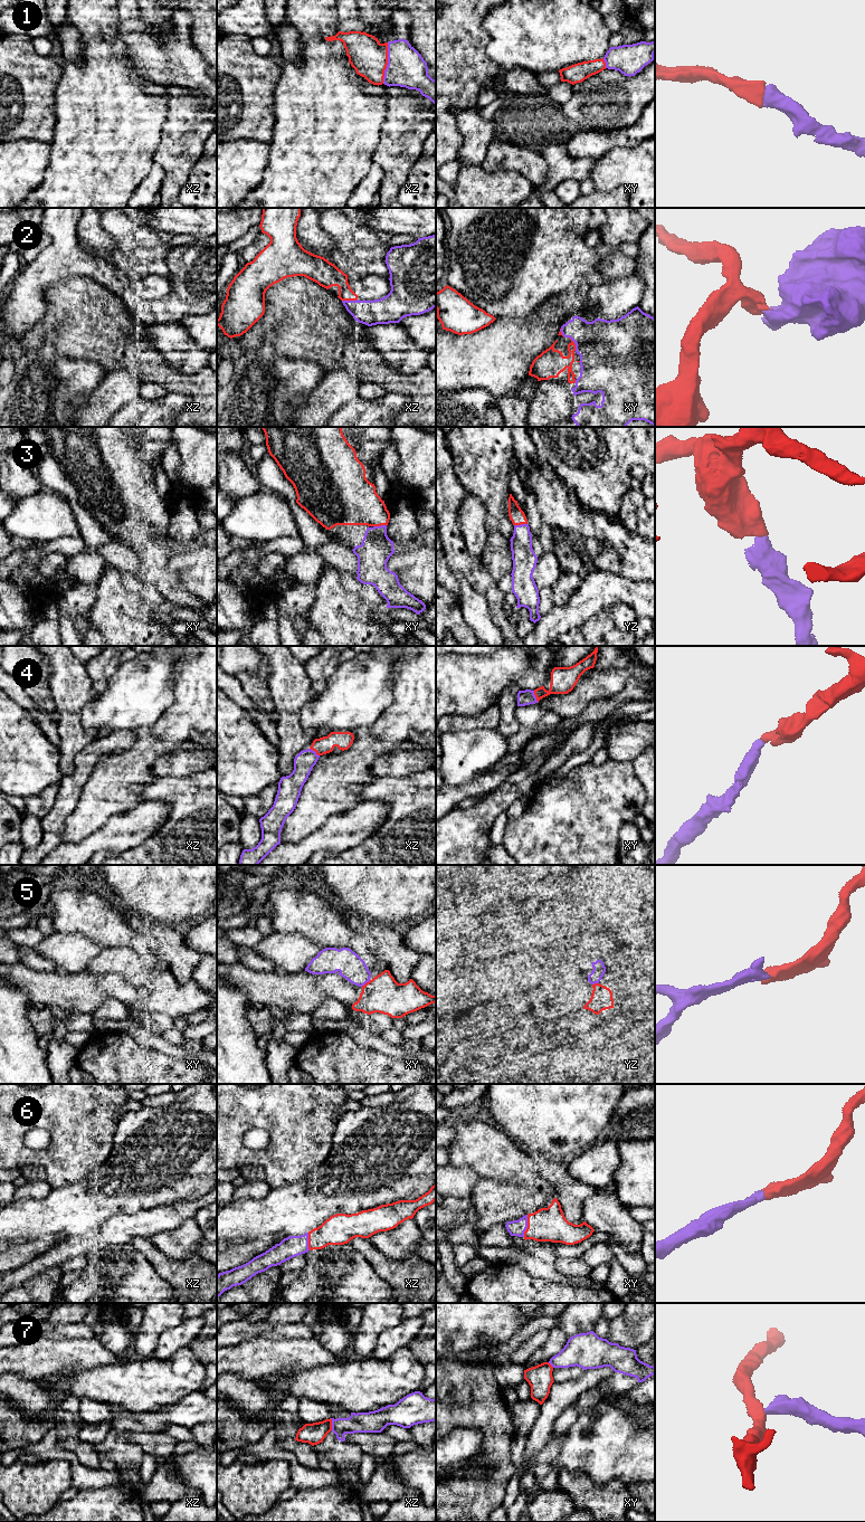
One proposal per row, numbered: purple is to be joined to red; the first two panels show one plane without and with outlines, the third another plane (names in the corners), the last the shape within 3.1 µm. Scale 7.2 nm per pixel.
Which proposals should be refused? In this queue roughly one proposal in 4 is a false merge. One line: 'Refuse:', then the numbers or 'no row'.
Refuse: 5, 7

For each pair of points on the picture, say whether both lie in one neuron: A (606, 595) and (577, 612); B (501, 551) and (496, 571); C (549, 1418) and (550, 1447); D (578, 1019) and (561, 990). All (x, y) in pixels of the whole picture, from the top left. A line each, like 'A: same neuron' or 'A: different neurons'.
A: same neuron
B: same neuron
C: different neurons
D: different neurons

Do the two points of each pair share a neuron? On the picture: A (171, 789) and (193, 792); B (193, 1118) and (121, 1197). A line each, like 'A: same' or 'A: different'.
A: same
B: same

